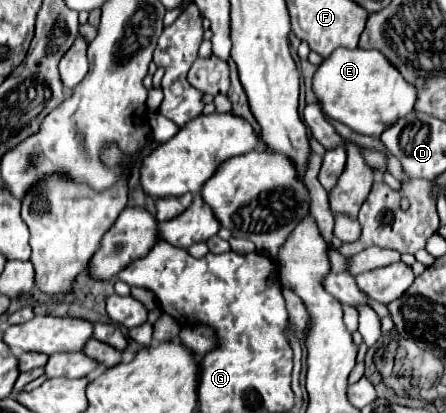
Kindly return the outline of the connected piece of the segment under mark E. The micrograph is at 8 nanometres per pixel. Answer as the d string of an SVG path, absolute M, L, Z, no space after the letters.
M337 48L329 58L325 58L315 70L313 92L321 110L329 118L365 136L381 136L381 132L395 124L395 120L409 114L415 106L417 94L381 52L361 48Z

